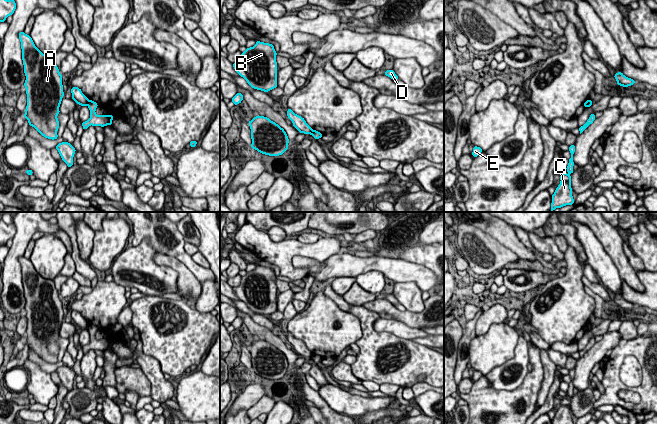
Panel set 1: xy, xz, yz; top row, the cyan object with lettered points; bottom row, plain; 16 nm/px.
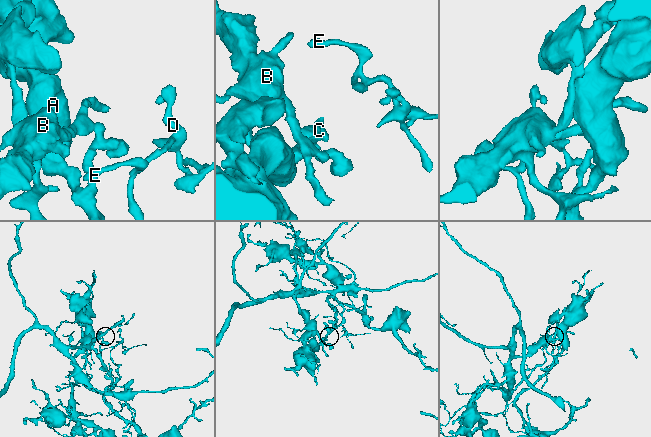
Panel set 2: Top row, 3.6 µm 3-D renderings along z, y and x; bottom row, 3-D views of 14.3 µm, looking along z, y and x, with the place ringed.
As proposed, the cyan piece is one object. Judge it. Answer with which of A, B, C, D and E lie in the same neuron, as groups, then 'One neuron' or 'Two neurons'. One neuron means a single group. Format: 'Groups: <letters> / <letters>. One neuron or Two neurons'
Groups: A C / B D E. Two neurons

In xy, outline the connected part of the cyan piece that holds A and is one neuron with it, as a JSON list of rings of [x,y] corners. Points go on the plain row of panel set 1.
[[[19,257],[26,304],[27,330],[24,341],[42,360],[57,363],[57,339],[64,320],[62,299],[54,281],[44,279],[30,259]]]

